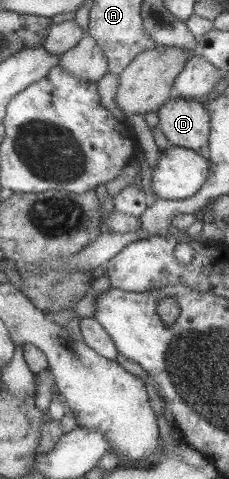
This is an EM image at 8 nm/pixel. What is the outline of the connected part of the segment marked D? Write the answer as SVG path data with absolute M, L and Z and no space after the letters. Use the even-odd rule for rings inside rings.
M173 95L165 104L161 104L161 108L155 113L159 122L157 127L161 129L161 133L165 136L168 145L189 148L193 152L198 152L201 147L208 144L209 116L207 111L196 100L187 100Z

